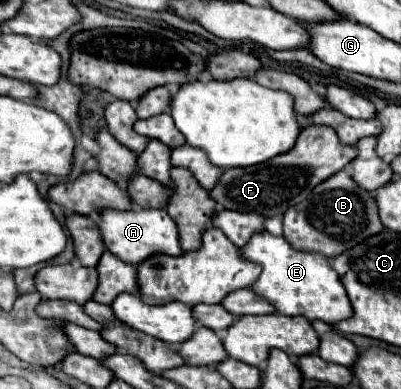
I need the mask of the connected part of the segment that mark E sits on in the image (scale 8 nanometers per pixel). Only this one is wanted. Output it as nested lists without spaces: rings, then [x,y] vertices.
[[[267,230],[255,232],[247,246],[239,248],[239,254],[261,266],[261,274],[251,284],[251,290],[275,306],[275,312],[285,316],[305,316],[307,320],[323,320],[327,324],[337,324],[339,320],[351,316],[353,310],[347,292],[323,254],[293,250],[285,238],[273,236]]]

